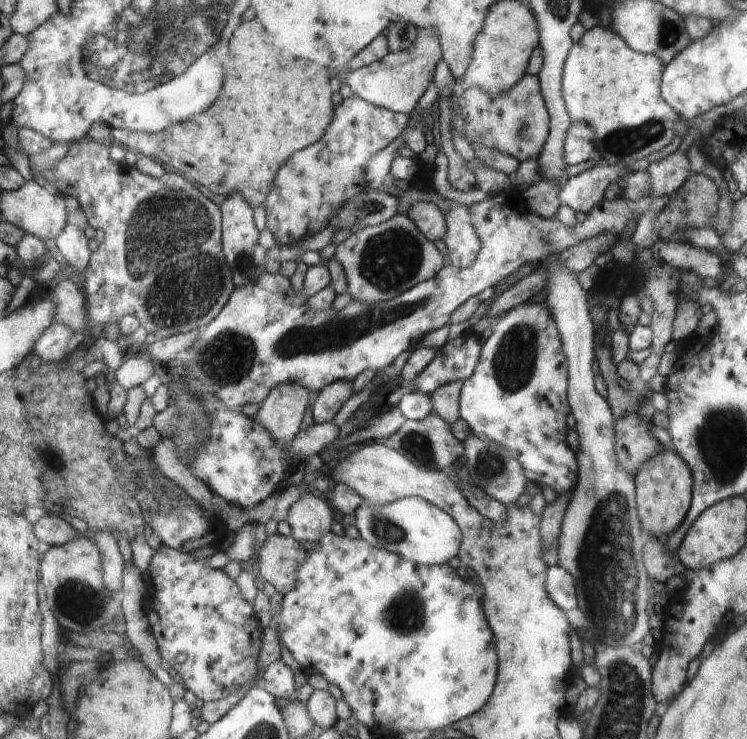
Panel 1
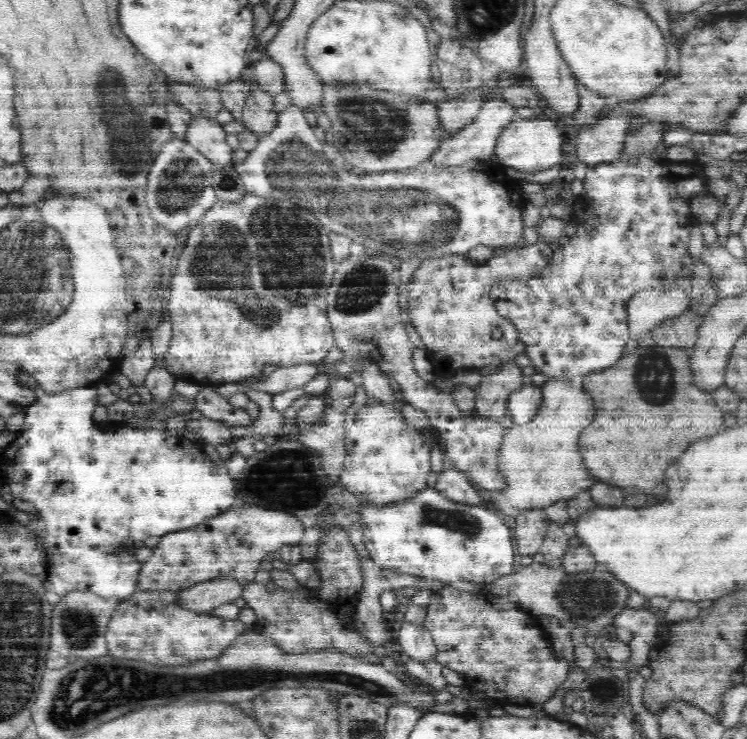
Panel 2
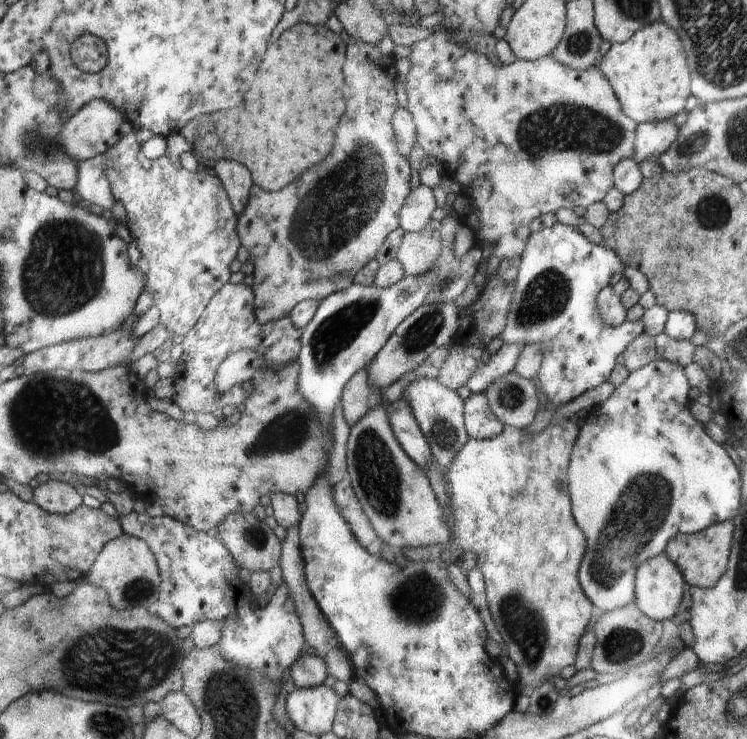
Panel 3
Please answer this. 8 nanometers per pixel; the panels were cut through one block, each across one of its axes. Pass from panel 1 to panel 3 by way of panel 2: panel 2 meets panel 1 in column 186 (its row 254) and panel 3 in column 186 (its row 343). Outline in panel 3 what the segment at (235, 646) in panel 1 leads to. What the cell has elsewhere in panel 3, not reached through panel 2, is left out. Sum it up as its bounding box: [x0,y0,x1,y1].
[118,511,304,682]

